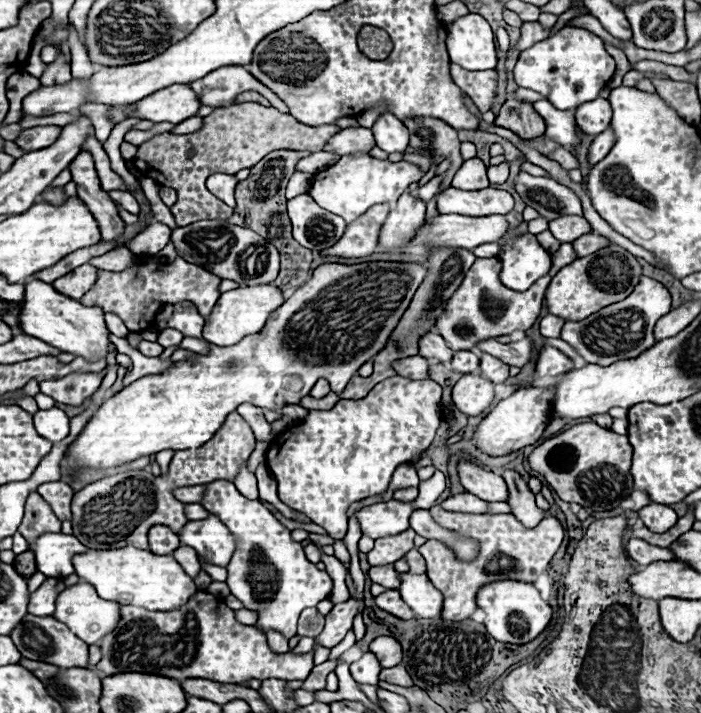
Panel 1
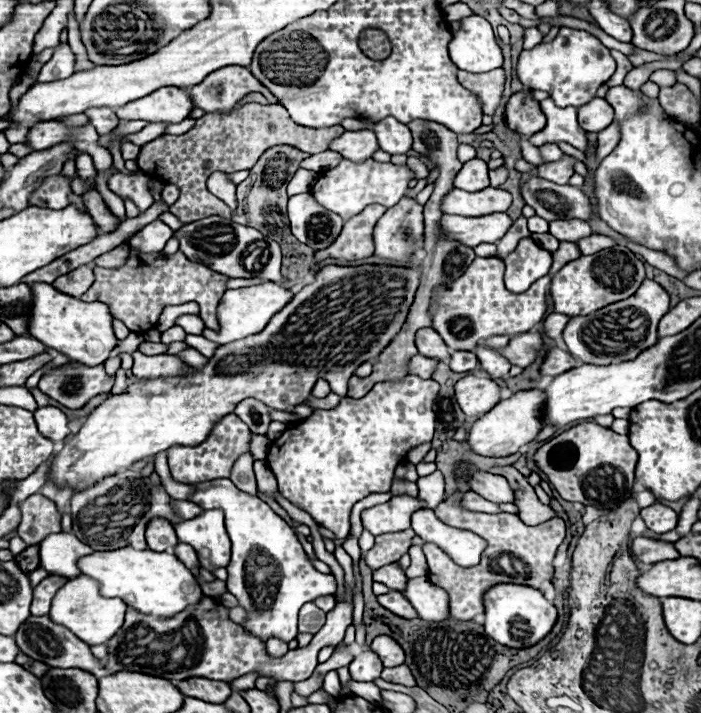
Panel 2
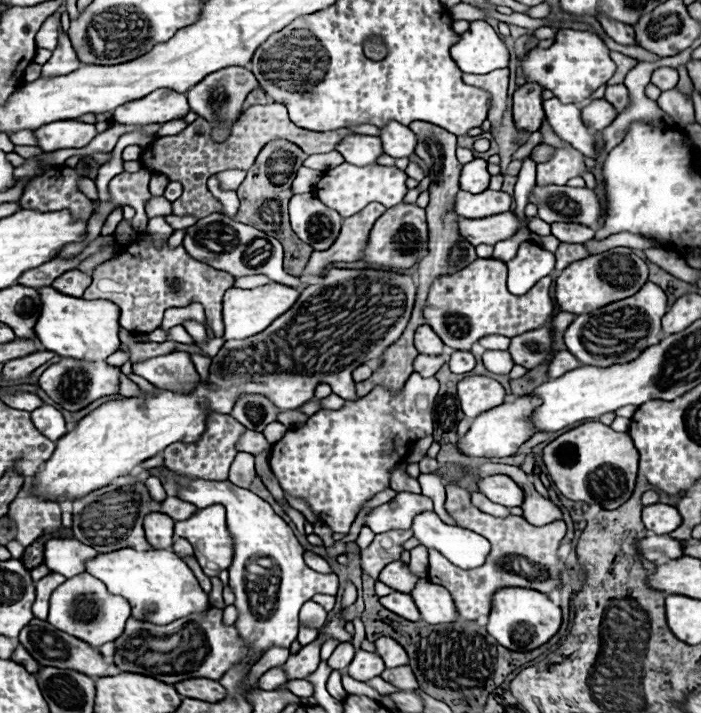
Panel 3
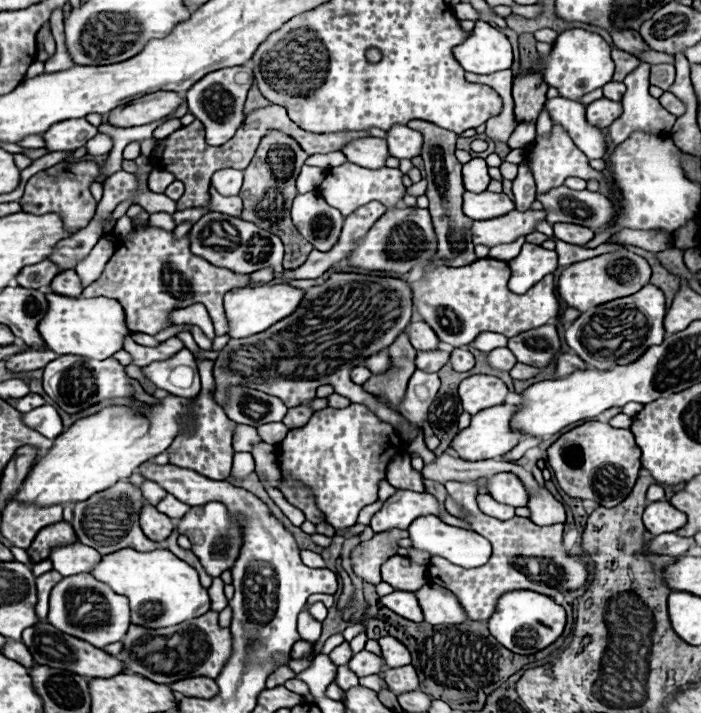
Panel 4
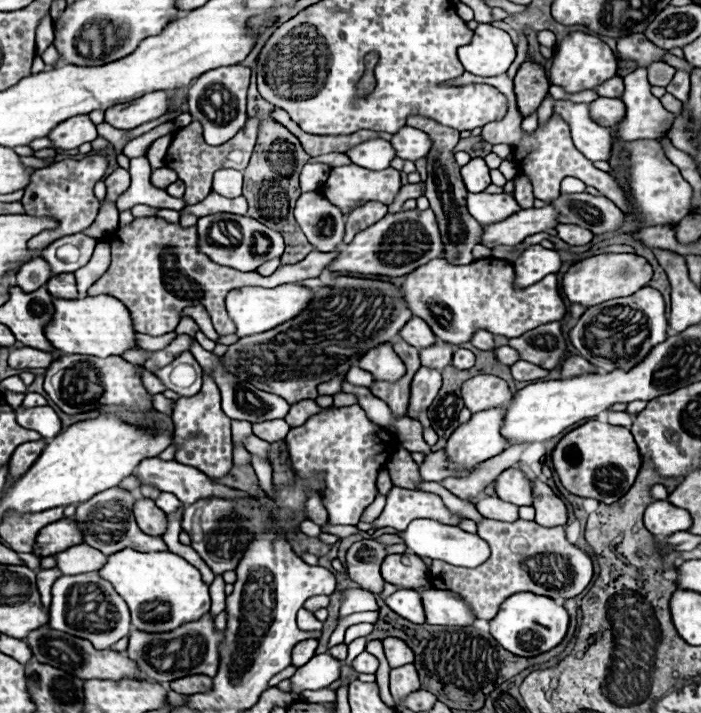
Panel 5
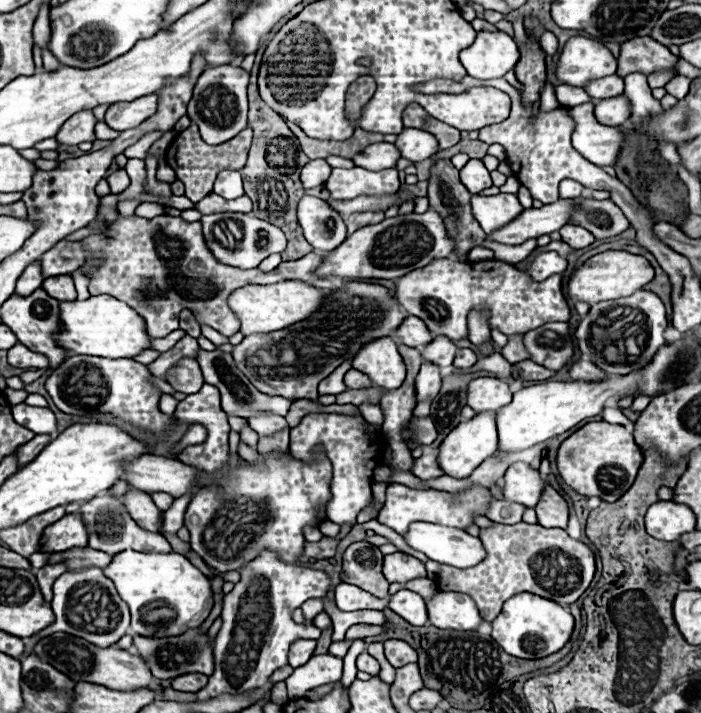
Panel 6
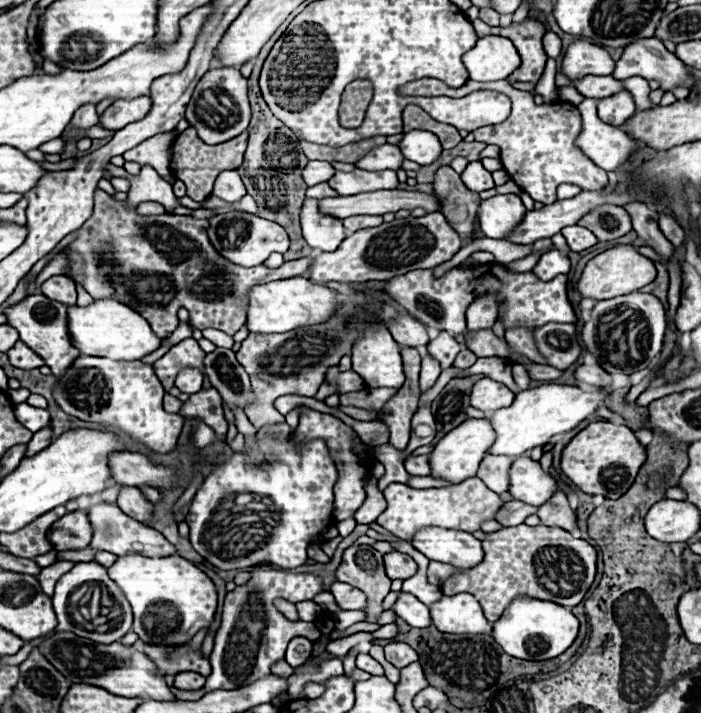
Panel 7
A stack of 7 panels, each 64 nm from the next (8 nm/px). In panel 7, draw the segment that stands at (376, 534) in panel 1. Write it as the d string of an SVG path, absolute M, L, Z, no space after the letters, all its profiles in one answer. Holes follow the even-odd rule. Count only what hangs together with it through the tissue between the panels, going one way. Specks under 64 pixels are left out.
M468 478L448 488L426 488L426 490L418 490L394 482L384 490L384 496L388 506L376 522L386 530L390 530L394 536L404 540L410 540L412 534L422 526L442 526L442 528L454 528L466 532L480 530L480 524L484 520L492 520L492 514L496 514L500 504L504 504L500 496L488 490L480 478Z

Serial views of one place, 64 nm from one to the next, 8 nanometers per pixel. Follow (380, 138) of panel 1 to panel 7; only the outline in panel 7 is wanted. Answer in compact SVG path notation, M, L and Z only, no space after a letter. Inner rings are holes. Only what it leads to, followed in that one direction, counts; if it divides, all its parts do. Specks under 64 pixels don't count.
M426 130L404 132L398 146L400 146L404 158L418 162L422 166L432 164L442 152L442 146L440 146L440 140L436 138L436 134L426 132Z

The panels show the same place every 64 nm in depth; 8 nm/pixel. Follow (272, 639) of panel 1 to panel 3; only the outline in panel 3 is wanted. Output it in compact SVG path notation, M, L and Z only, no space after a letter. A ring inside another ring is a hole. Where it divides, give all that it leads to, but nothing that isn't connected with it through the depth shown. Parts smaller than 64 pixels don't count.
M278 646L268 648L268 652L253 665L249 675L245 679L245 683L249 686L253 686L266 671L270 670L270 668L284 664L286 658L288 658L288 654L290 654L288 648L278 648Z

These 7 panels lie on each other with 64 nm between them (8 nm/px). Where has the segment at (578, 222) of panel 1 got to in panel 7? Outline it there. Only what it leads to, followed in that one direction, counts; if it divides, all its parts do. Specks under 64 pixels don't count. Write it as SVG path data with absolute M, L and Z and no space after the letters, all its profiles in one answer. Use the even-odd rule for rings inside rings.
M566 226L562 230L562 236L566 238L572 252L582 252L598 242L596 236L590 230L584 230L582 226Z

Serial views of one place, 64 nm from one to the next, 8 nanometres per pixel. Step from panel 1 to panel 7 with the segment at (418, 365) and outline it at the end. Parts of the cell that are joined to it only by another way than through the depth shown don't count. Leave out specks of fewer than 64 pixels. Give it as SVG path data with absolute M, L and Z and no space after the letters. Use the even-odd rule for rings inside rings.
M440 332L438 338L428 342L428 354L434 360L438 360L442 368L450 368L460 350L462 350L462 346L448 332Z

